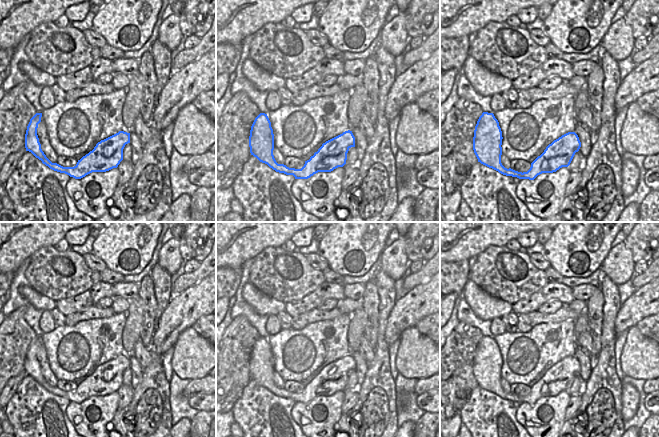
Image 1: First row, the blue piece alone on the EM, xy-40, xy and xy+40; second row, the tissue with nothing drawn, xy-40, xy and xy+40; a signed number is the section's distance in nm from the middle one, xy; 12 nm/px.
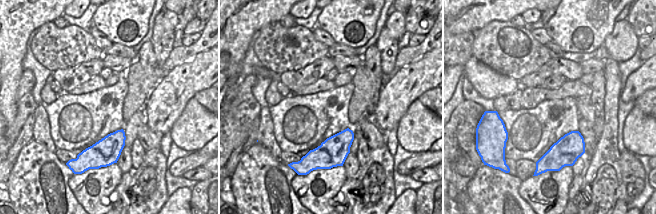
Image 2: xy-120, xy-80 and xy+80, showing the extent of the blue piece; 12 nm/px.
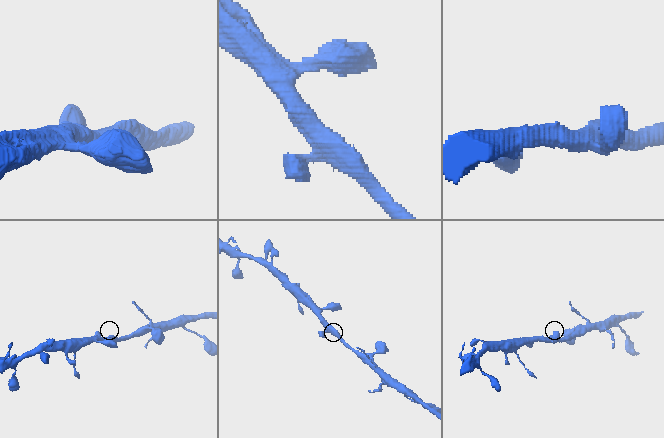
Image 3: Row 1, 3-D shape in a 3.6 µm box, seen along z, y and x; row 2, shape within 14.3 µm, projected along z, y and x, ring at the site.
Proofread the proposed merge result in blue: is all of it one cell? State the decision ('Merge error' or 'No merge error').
No merge error.

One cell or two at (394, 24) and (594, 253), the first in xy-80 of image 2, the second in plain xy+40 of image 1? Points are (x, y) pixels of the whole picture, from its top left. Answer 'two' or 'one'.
two

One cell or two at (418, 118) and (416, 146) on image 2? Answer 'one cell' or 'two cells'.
one cell

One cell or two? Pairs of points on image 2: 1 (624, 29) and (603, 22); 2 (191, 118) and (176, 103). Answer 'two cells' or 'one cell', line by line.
1: two cells
2: two cells

